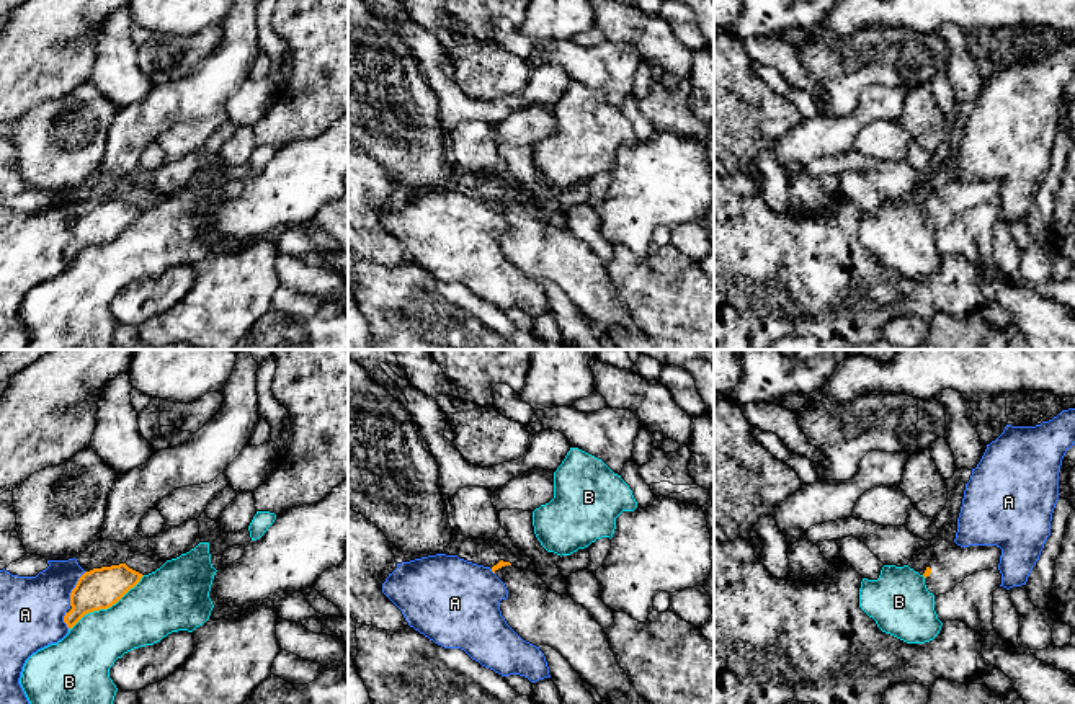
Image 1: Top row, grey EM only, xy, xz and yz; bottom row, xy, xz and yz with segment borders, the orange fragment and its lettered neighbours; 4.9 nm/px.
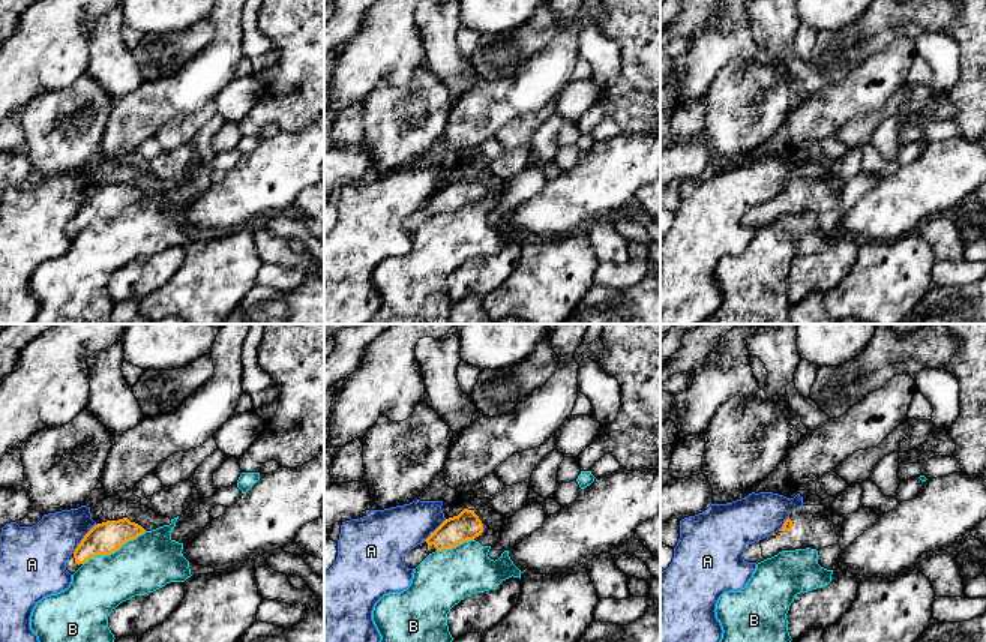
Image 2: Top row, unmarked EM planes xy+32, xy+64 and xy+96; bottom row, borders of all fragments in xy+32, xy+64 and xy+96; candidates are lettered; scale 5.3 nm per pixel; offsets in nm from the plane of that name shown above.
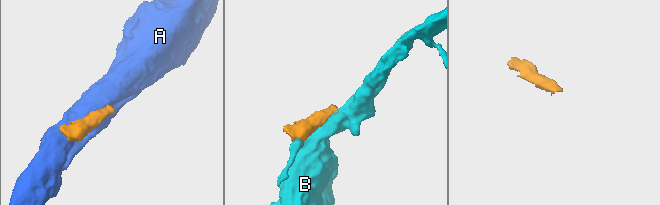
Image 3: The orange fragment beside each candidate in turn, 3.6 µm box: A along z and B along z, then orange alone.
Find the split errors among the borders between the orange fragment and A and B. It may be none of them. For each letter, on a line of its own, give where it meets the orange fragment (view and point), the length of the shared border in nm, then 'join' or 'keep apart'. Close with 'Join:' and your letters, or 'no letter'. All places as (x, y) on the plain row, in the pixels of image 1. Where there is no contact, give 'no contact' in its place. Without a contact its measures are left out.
A: meets orange in xy at (74, 222); contact 190 nm long; keep apart
B: meets orange in xy at (107, 242); contact 460 nm long; keep apart
Join: no letter

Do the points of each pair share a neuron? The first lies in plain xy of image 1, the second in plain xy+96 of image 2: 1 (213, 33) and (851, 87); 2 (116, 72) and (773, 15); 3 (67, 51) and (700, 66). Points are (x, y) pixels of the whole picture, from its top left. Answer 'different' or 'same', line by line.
1: different
2: same
3: same

